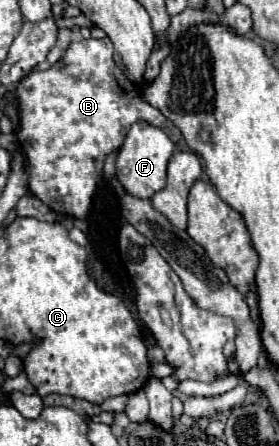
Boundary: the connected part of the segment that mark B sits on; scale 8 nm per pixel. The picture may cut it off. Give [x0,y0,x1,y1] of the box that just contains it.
[17,37,181,219]

